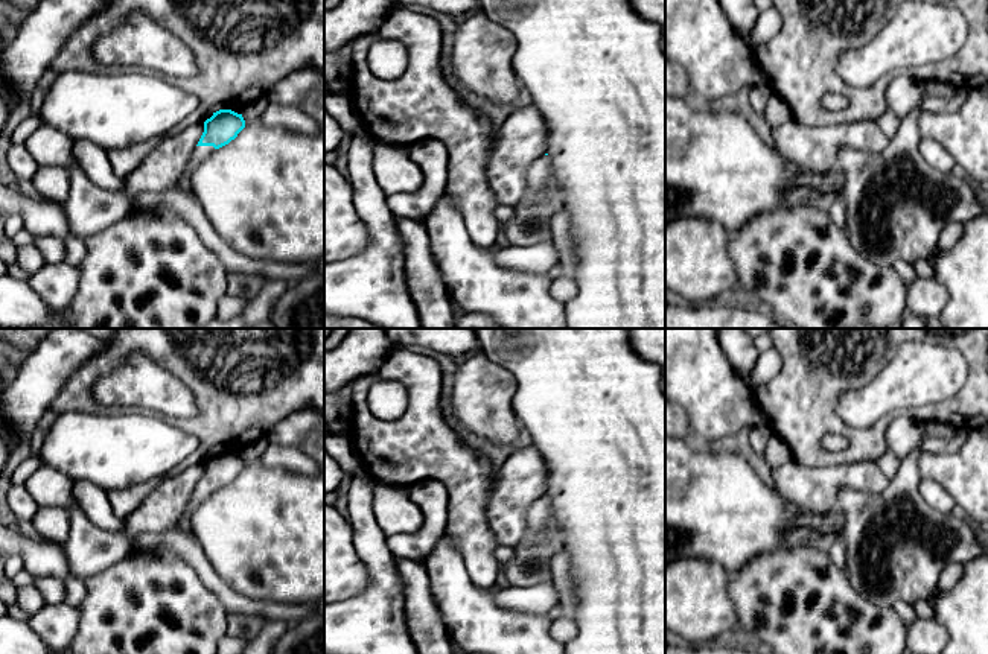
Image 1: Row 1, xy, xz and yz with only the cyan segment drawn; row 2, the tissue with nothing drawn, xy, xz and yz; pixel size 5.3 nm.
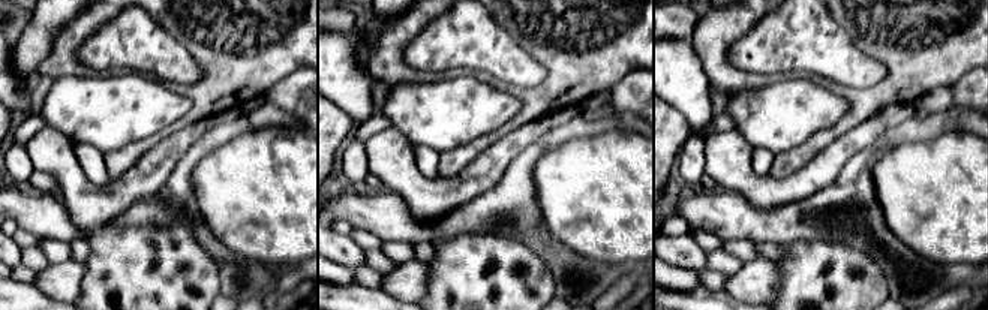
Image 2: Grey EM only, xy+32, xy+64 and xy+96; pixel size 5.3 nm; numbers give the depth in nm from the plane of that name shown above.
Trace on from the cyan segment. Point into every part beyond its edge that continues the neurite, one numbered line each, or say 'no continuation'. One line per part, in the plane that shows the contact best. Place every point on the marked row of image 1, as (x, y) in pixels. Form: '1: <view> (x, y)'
1: xy (201, 152)

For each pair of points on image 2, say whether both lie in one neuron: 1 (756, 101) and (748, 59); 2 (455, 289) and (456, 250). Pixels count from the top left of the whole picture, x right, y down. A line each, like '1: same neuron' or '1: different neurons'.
1: different neurons
2: same neuron

